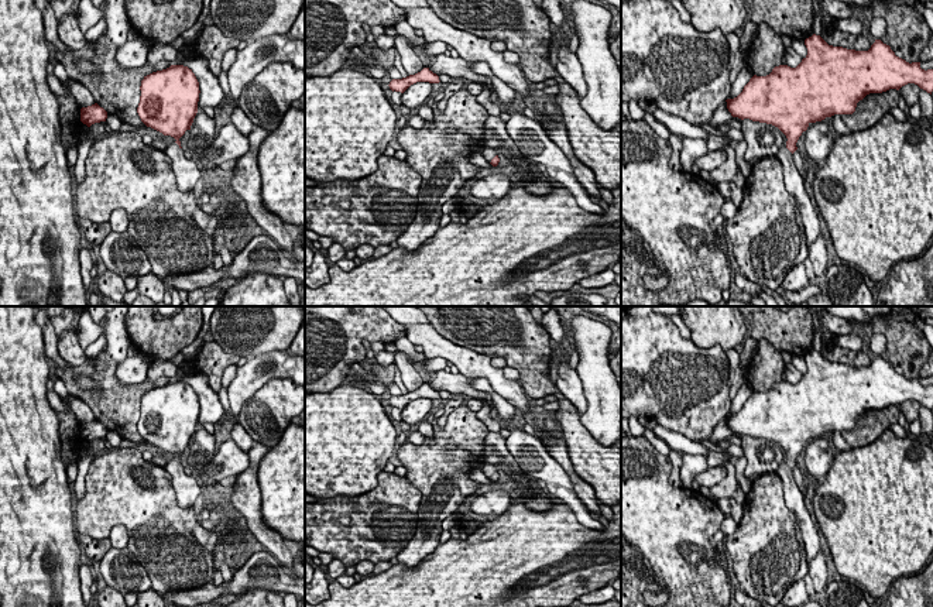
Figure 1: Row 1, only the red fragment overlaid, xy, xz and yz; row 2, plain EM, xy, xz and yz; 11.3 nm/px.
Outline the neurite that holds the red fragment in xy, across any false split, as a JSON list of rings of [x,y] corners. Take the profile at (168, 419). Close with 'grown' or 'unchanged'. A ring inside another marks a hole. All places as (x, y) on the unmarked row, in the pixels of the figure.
[[[171,381],[141,397],[137,429],[141,438],[176,457],[167,462],[178,505],[189,508],[200,495],[196,479],[183,471],[179,455],[191,446],[198,429],[199,398],[188,383]]] | grown

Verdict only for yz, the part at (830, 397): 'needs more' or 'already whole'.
needs more

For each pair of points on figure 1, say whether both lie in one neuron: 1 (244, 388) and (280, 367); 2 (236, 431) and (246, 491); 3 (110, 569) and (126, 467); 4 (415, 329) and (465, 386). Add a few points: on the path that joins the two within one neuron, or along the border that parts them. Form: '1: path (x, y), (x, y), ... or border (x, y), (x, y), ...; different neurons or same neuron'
1: path (253, 380), (260, 373), (271, 371); same neuron
2: border (254, 442), (247, 451); different neurons
3: border (127, 547), (147, 575); different neurons
4: border (459, 371), (472, 379); different neurons

